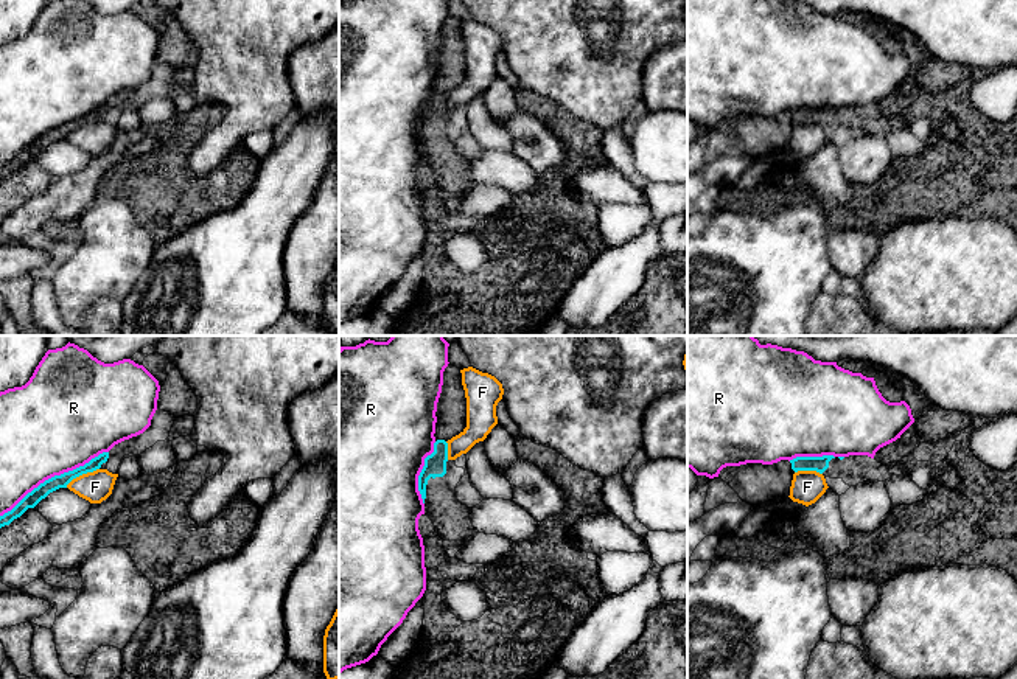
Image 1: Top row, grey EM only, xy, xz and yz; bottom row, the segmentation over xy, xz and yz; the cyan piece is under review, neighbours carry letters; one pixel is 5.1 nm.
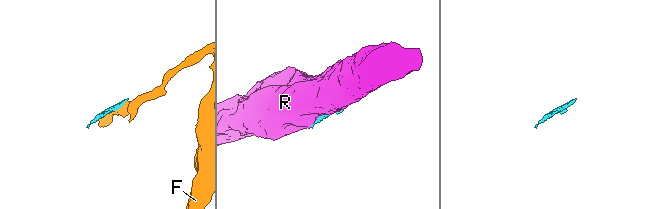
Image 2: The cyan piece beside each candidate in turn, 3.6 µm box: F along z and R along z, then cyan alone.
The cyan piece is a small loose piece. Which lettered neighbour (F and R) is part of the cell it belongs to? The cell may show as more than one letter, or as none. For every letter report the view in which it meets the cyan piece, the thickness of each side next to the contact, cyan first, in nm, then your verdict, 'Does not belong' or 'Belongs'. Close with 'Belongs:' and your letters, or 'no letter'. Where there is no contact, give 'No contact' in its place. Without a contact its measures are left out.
F: Touches cyan in xy. Thickness 70 nm (cyan) against 160 nm. Does not belong
R: Touches cyan in xy. Thickness 80 nm (cyan) against 480 nm. Does not belong
Belongs: no letter

